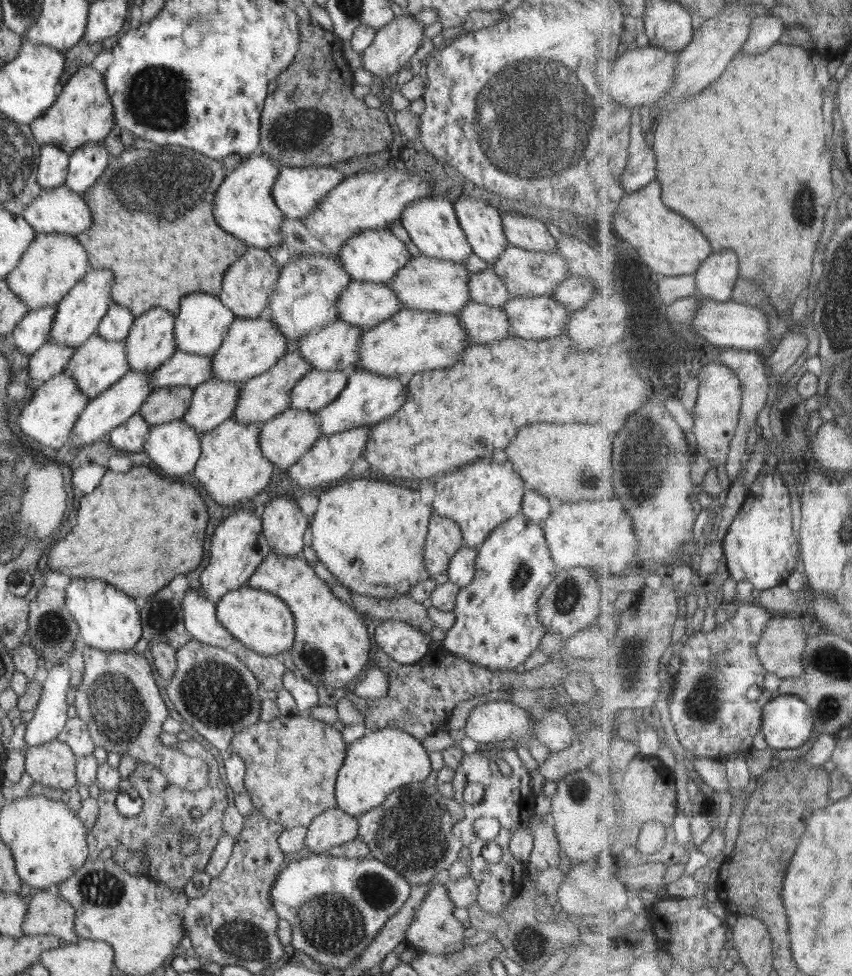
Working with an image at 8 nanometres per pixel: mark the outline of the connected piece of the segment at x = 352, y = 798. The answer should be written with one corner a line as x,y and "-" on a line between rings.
391,728
367,731
363,737
347,746
335,784
336,807
359,818
366,811
380,806
397,788
425,781
430,772
429,752
414,736

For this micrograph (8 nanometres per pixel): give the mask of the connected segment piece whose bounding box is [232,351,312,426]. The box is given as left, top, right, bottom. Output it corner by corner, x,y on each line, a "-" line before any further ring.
298,351
286,353
278,363
270,367
265,373
252,377
245,383
240,384
240,397
234,409
233,418
245,424
262,425
271,418
284,412
290,404
290,391
306,373
312,370
310,364
306,363

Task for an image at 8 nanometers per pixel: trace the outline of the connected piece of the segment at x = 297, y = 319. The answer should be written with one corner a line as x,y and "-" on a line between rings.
306,254
302,258
294,258
280,270
265,315
288,341
299,340
310,331
323,329
339,318
336,301
351,282
352,278
344,270
338,254

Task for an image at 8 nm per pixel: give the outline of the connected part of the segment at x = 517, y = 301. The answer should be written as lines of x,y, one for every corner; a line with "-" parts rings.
554,296
512,297
504,306
513,336
526,340
556,337
565,330
571,311

